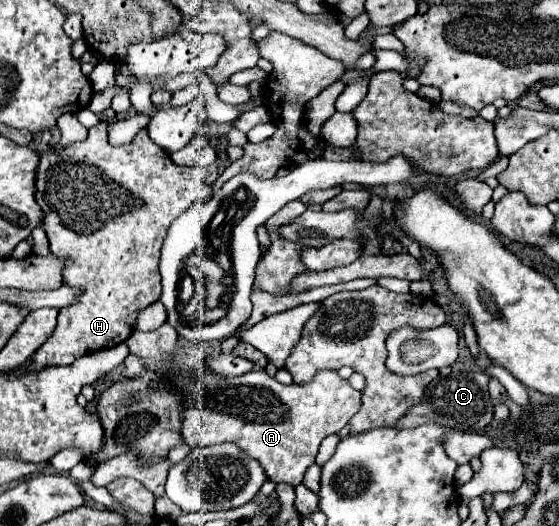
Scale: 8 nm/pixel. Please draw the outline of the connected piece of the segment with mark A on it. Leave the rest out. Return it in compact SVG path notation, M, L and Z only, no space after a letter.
M200 369L198 377L196 375L170 375L170 379L176 381L178 389L182 389L182 395L186 399L182 437L186 443L190 443L192 449L234 443L248 457L260 461L270 481L288 483L292 487L302 483L306 469L316 459L320 441L326 435L338 433L352 419L352 415L356 415L360 409L360 391L352 389L348 381L338 377L336 371L316 373L314 381L306 385L296 385L296 383L282 385L274 377L268 377L266 371L250 371L244 377L222 381L218 377L210 377L206 369Z

